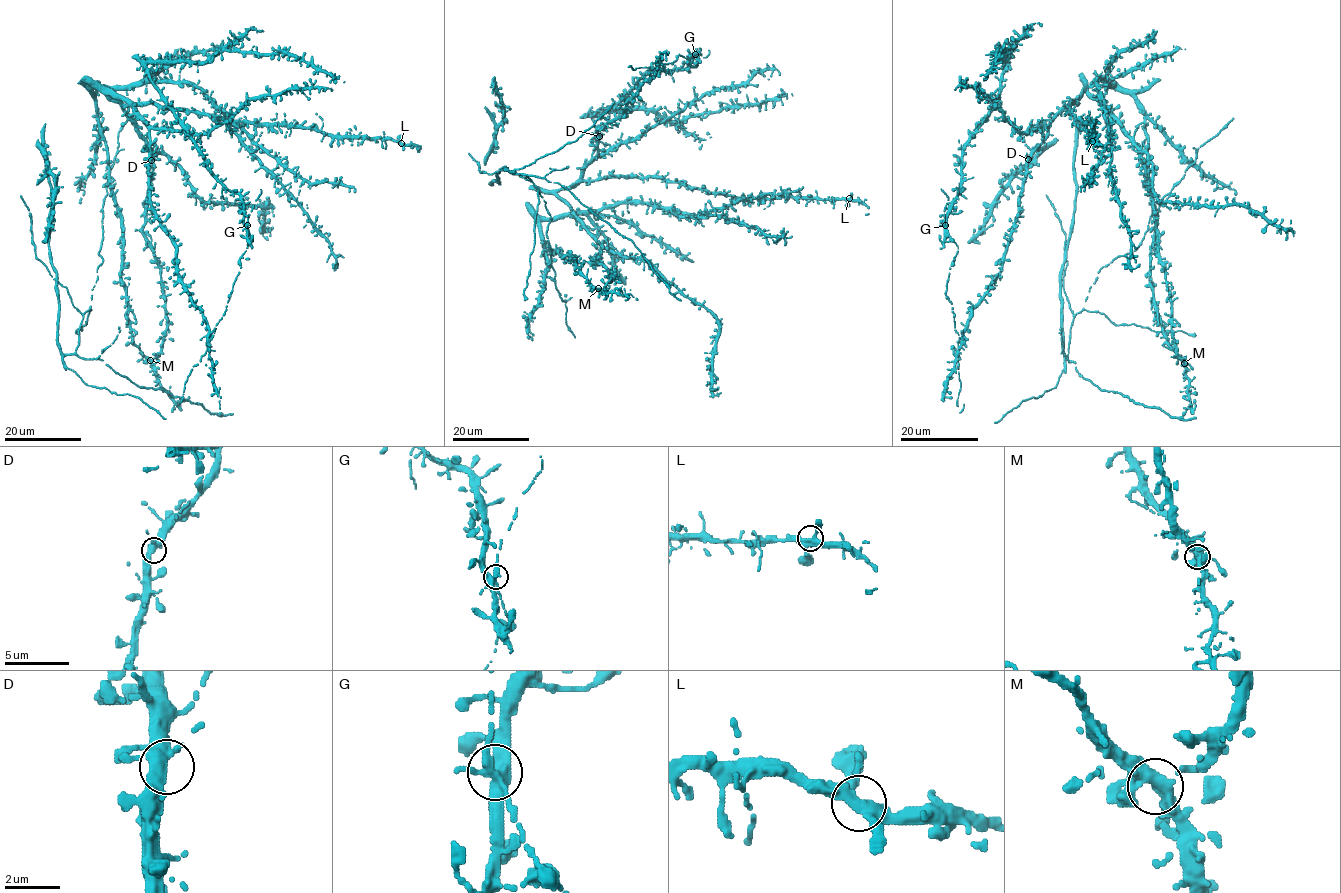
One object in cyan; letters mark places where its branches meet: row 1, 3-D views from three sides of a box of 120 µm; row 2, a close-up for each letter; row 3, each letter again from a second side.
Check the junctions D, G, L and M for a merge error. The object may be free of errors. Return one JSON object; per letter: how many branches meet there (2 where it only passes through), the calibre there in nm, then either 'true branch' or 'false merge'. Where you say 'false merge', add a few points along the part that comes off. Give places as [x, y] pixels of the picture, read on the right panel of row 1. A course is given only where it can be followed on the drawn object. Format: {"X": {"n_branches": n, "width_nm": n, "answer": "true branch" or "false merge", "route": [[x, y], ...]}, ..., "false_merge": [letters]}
{"D": {"n_branches": 4, "width_nm": 360, "answer": "true branch"}, "G": {"n_branches": 5, "width_nm": 380, "answer": "true branch"}, "L": {"n_branches": 5, "width_nm": 360, "answer": "true branch"}, "M": {"n_branches": 6, "width_nm": 400, "answer": "true branch"}, "false_merge": []}

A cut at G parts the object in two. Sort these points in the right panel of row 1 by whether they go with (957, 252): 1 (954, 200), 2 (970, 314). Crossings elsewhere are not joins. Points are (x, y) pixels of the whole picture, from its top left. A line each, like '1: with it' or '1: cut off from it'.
1: cut off from it
2: cut off from it

